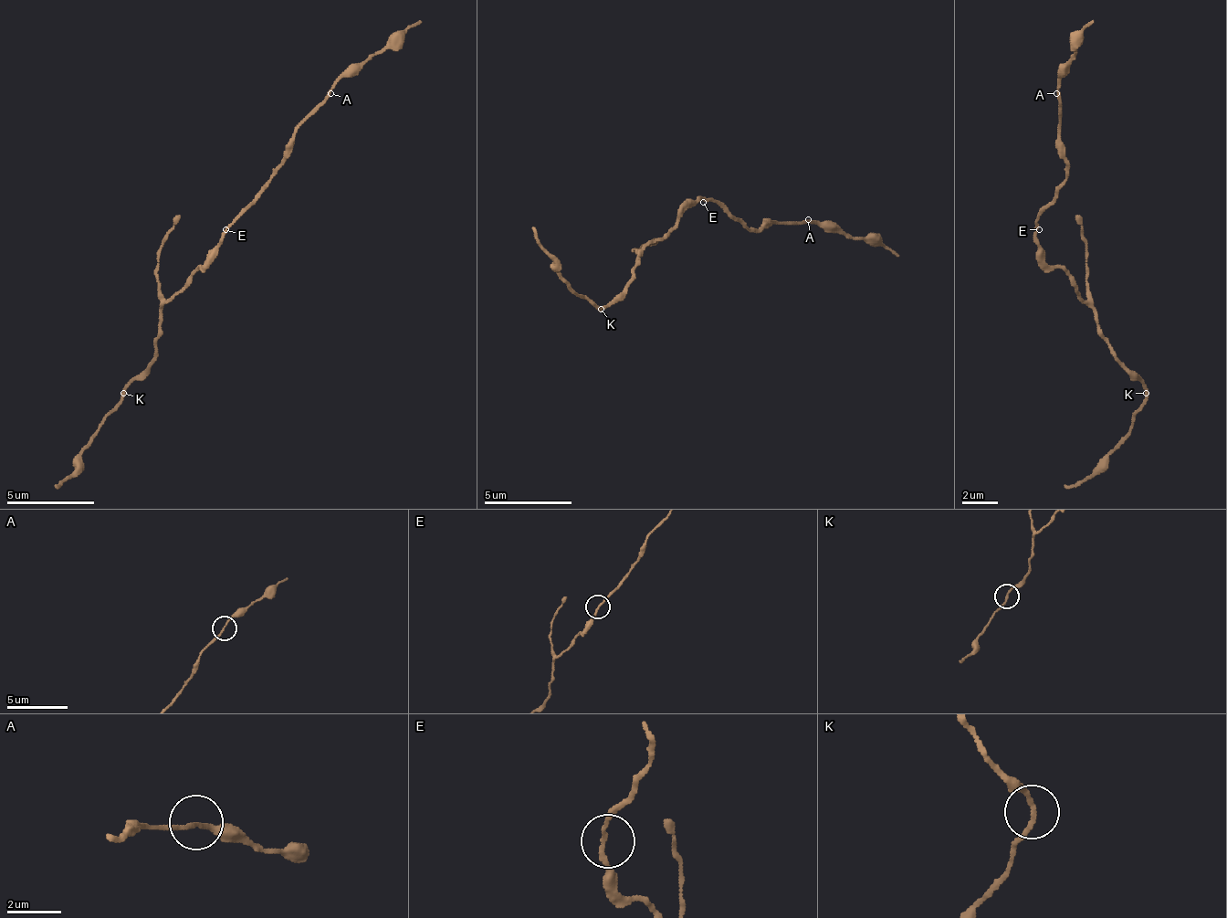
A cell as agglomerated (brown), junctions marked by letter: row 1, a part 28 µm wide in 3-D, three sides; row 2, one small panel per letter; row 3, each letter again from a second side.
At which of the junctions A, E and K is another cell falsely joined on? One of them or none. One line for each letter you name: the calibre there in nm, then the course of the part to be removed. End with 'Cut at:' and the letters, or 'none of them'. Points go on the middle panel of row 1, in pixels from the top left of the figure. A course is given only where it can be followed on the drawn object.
Cut at: none of them

